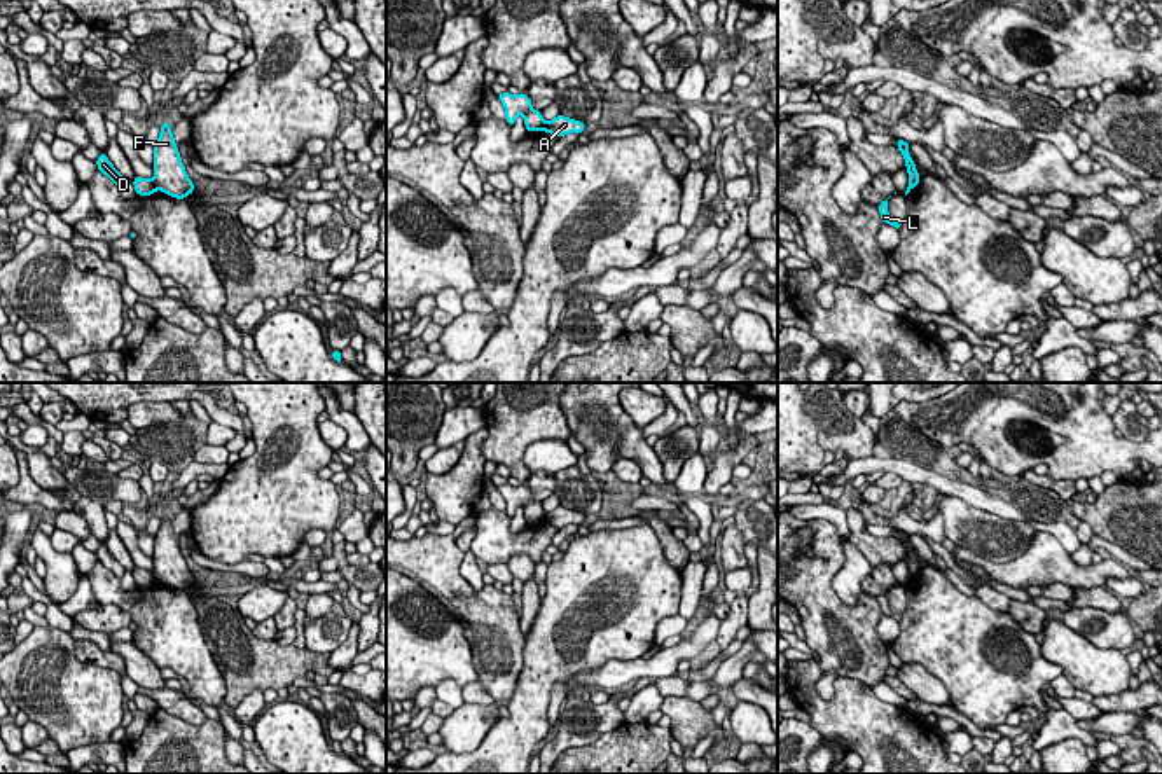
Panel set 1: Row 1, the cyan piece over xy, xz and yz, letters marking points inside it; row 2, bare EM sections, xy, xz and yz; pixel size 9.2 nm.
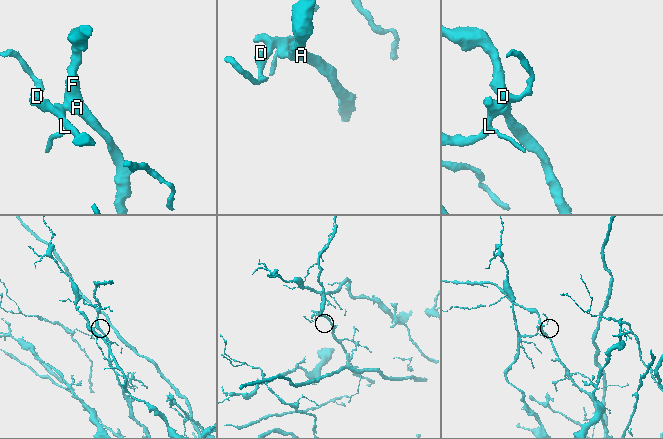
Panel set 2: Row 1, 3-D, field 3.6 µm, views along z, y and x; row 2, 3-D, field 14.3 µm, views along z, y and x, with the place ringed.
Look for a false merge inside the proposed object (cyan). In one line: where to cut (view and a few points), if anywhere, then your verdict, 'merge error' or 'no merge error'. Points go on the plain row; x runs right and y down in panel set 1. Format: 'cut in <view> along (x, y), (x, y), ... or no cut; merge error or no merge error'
cut in xy along (151, 572), (156, 579); merge error

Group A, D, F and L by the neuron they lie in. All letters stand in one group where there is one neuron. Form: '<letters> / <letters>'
A F / D L

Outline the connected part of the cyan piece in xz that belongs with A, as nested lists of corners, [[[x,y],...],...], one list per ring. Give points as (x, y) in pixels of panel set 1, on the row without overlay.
[[[559,505],[556,510],[545,514],[543,522],[550,524],[554,528],[564,528],[568,524],[582,526],[585,521],[585,514],[568,510],[563,505]]]

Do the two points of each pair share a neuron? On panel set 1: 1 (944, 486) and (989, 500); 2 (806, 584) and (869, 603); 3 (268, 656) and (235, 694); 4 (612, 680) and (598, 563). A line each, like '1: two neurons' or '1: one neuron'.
1: one neuron
2: one neuron
3: one neuron
4: two neurons

